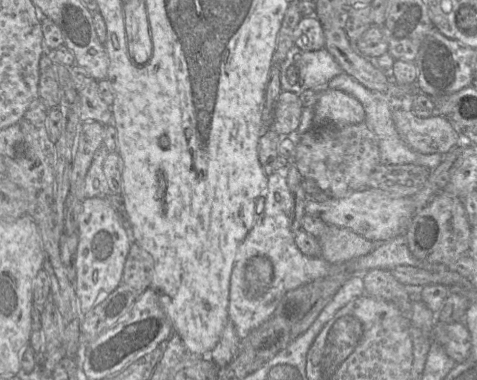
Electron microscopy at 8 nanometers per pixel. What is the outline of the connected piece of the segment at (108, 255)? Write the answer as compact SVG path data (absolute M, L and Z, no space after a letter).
M103 196L83 200L78 221L77 273L74 281L83 314L105 300L123 282L124 266L133 241L133 232L128 233L125 230L114 209Z

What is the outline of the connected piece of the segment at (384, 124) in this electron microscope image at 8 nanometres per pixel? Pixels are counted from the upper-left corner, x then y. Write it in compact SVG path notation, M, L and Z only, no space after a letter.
M343 72L328 82L329 89L343 91L355 97L365 110L365 123L370 131L375 135L379 146L379 163L383 165L415 164L428 168L430 171L435 169L442 161L441 154L422 154L409 148L398 134L392 119L392 111L395 103L389 99L385 93L372 91L357 80Z

